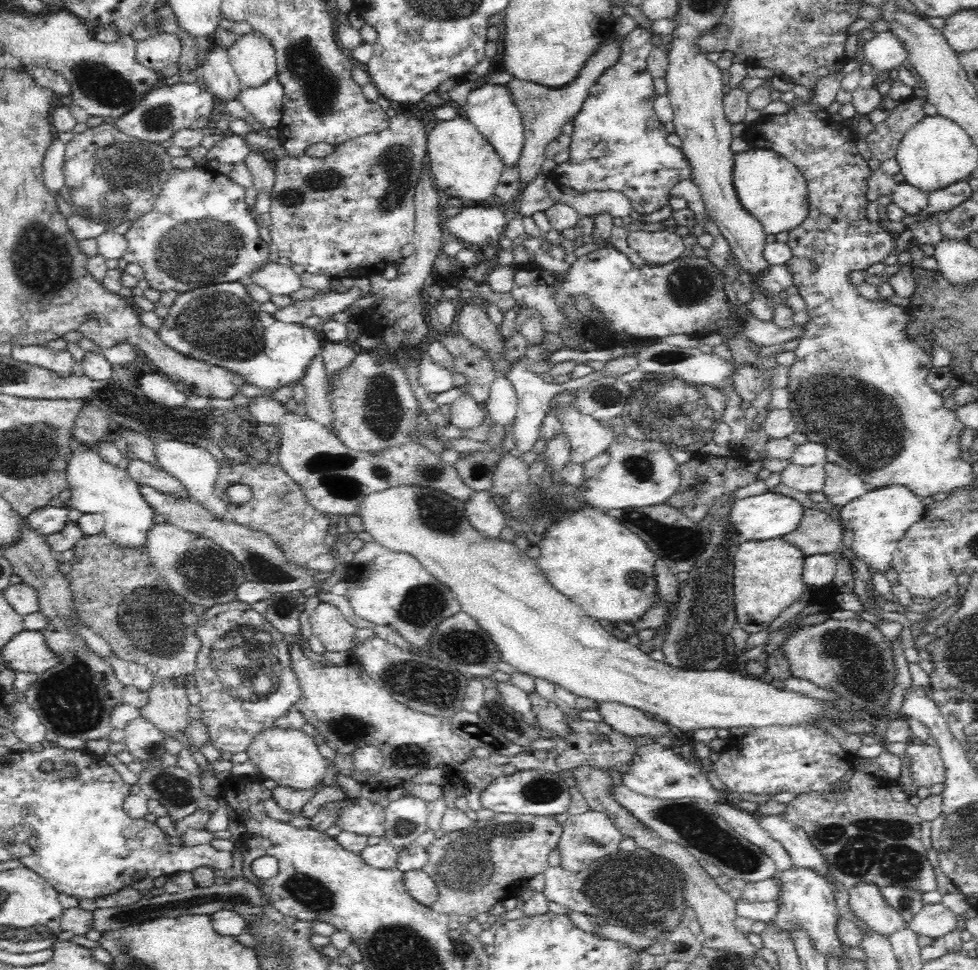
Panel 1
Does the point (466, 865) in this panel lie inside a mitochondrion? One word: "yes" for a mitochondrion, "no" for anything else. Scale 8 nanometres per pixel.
yes

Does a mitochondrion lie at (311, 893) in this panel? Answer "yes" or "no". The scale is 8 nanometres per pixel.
yes

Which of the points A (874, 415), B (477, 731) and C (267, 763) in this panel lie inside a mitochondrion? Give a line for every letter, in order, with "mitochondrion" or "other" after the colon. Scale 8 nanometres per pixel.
A: mitochondrion
B: mitochondrion
C: other

